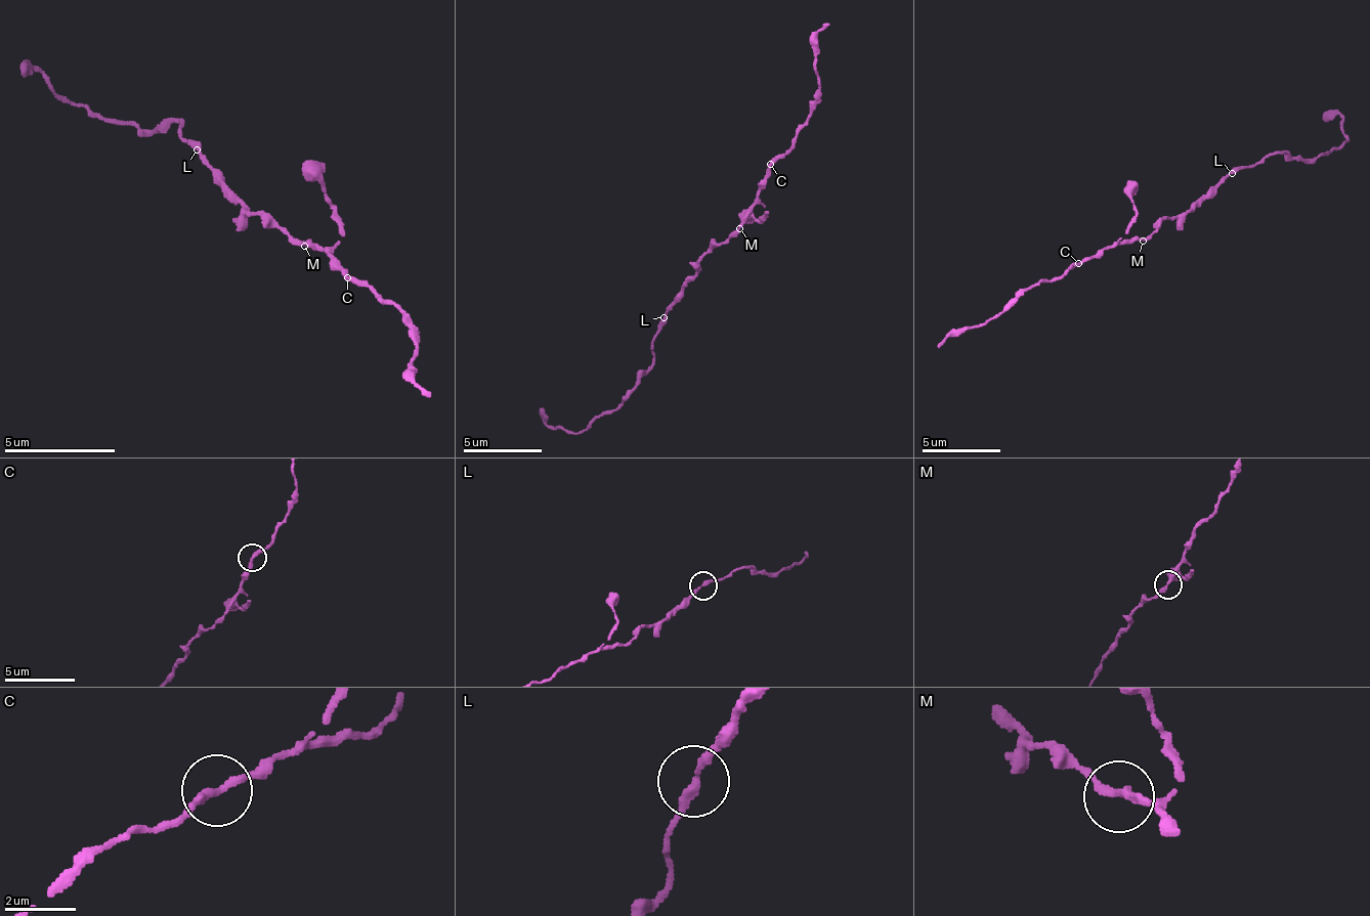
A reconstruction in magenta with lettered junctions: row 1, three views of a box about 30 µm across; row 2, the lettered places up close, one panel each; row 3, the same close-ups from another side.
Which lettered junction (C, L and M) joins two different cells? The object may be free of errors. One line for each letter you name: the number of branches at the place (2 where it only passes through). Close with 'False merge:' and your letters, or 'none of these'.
False merge: none of these

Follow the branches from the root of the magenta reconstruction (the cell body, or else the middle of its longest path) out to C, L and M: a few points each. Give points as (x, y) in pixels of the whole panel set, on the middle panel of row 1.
C: (709, 252), (712, 252), (739, 224), (743, 212), (756, 201), (756, 192), (771, 165)
L: (709, 252), (700, 259), (700, 271), (665, 318)
M: (709, 252), (739, 228)

